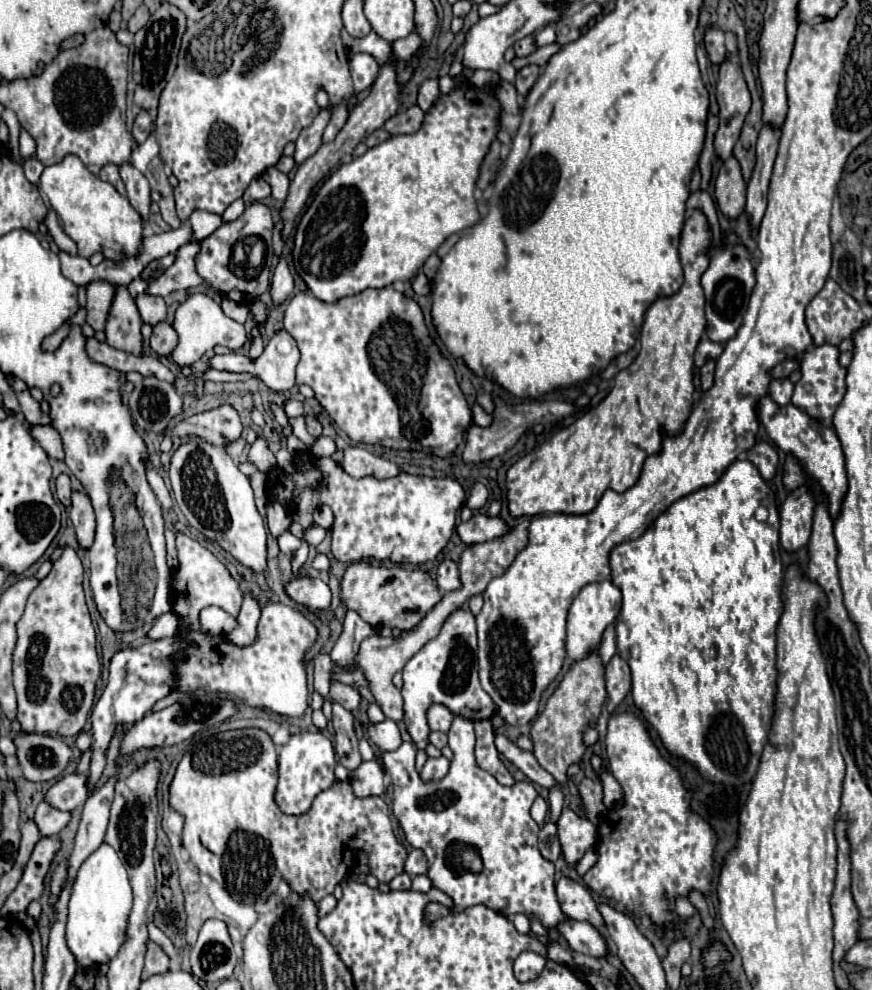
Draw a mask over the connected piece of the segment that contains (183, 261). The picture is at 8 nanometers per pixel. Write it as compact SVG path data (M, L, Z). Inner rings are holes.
M191 241L183 247L179 247L175 251L175 261L171 267L167 267L167 273L163 273L163 277L157 277L147 293L151 295L169 295L173 291L181 291L181 289L193 289L203 285L205 281L199 277L197 269L195 269L195 255L201 249L201 241Z

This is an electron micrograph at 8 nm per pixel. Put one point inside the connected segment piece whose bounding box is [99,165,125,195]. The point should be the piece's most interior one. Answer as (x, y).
(110, 173)

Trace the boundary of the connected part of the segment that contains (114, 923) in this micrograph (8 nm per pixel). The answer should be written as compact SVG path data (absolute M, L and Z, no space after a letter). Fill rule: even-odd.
M103 843L77 871L73 893L69 901L69 919L67 919L67 945L77 957L81 967L97 967L101 963L109 963L119 947L125 943L127 917L131 911L131 885L127 879L127 871L119 861L115 849Z

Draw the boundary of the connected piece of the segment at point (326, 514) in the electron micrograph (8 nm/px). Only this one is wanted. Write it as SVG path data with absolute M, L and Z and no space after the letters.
M321 505L313 511L313 525L317 527L323 527L323 529L331 529L333 525L333 513L327 505Z

